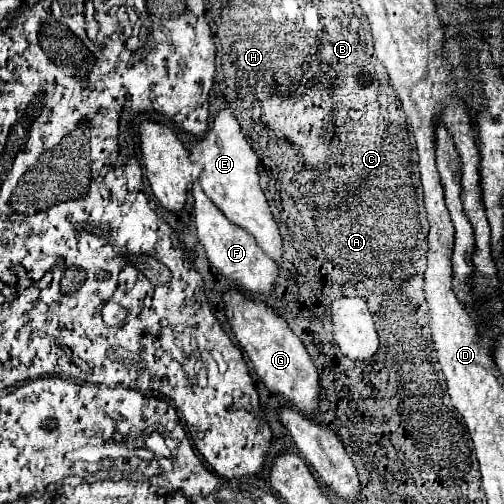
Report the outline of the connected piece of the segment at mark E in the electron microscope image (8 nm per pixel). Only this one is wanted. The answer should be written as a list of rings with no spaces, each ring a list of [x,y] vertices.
[[[221,110],[221,112],[215,116],[215,122],[213,122],[211,128],[207,130],[205,138],[199,140],[199,142],[195,142],[189,152],[191,152],[191,160],[197,162],[197,164],[203,168],[199,182],[201,182],[203,192],[211,198],[211,202],[213,202],[233,224],[237,224],[237,226],[241,226],[243,230],[247,230],[249,234],[253,234],[253,238],[257,240],[259,248],[261,248],[273,262],[281,264],[281,258],[283,258],[283,236],[281,236],[281,232],[279,232],[279,224],[275,222],[275,218],[273,218],[273,214],[271,214],[271,210],[269,210],[267,196],[265,196],[265,192],[263,192],[261,186],[259,186],[259,174],[257,174],[259,158],[257,158],[257,154],[253,152],[253,148],[247,144],[247,140],[245,140],[245,136],[243,136],[243,132],[241,132],[241,128],[239,128],[235,116],[233,116],[229,110]]]

